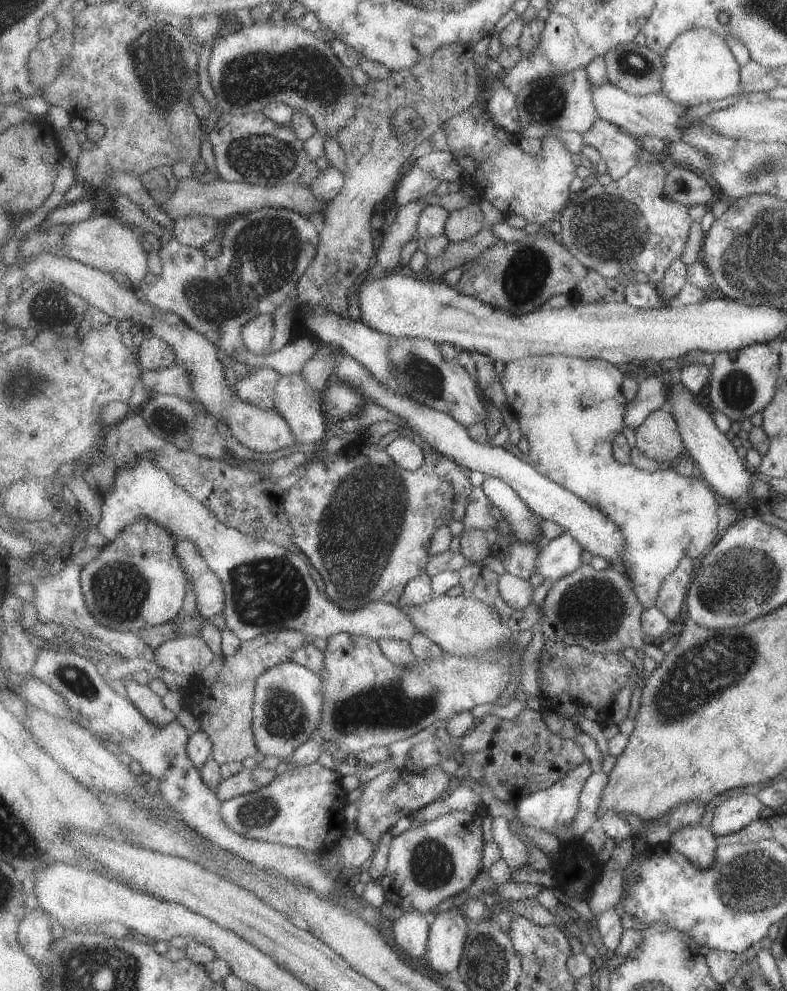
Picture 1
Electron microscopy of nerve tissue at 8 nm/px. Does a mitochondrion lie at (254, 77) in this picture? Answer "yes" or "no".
yes

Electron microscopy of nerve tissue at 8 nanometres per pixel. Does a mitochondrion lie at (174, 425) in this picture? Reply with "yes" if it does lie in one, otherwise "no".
yes

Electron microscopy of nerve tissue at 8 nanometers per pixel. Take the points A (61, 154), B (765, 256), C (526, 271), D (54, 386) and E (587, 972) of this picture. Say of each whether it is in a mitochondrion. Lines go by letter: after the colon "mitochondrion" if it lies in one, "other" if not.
A: other
B: mitochondrion
C: mitochondrion
D: mitochondrion
E: other

